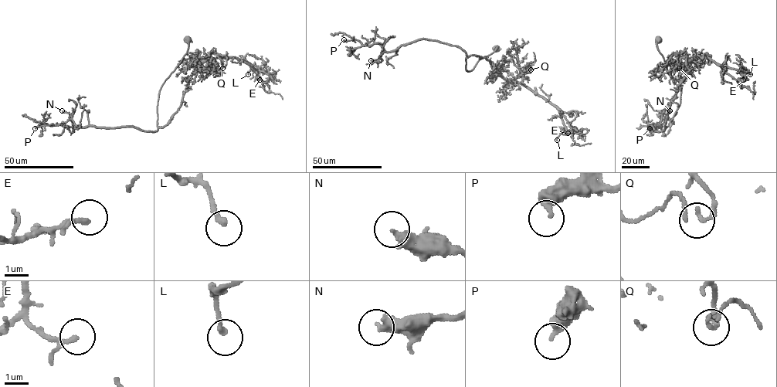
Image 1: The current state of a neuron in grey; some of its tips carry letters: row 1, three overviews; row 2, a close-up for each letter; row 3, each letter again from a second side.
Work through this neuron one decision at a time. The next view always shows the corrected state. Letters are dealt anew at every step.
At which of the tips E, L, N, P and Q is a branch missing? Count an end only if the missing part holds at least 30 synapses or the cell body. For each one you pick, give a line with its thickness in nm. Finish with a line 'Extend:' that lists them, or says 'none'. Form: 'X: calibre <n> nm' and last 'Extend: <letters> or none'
N: calibre 440 nm
Extend: N

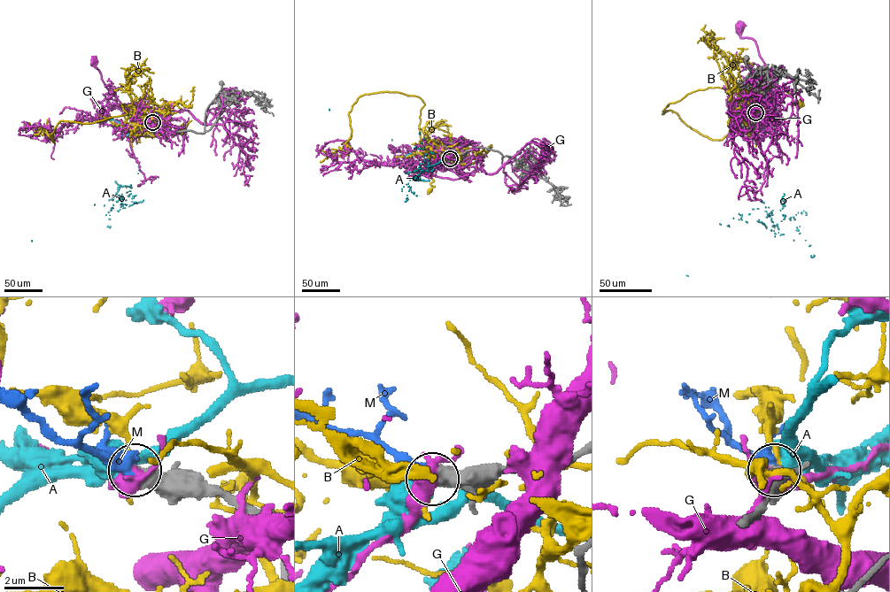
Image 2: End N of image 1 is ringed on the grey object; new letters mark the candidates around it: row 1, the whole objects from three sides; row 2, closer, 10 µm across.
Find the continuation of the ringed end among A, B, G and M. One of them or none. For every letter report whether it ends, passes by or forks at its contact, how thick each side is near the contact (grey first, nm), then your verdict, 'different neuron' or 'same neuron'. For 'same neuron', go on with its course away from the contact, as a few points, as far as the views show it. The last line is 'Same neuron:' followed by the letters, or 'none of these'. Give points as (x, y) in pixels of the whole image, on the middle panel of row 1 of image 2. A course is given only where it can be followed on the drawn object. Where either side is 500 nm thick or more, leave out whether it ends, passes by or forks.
A: 460 nm thick on the grey side, 650 nm on the other; different neuron
B: it passes by; 460 nm thick on the grey side, 110 nm on the other; different neuron
G: 550 nm thick on the grey side, 480 nm on the other; different neuron
M: it ends there; 480 nm thick on the grey side, 440 nm on the other; same neuron
Same neuron: M

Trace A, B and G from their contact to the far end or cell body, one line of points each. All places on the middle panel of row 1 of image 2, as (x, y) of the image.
A: (450, 159), (438, 165), (426, 162), (435, 162), (423, 163), (425, 154), (421, 149), (391, 140), (328, 110)
B: (450, 159), (445, 158), (439, 152), (432, 155), (429, 169), (433, 180), (430, 184), (434, 186), (429, 190)
G: (450, 158), (445, 164), (437, 165), (428, 173), (419, 172), (406, 167), (395, 157), (391, 147)

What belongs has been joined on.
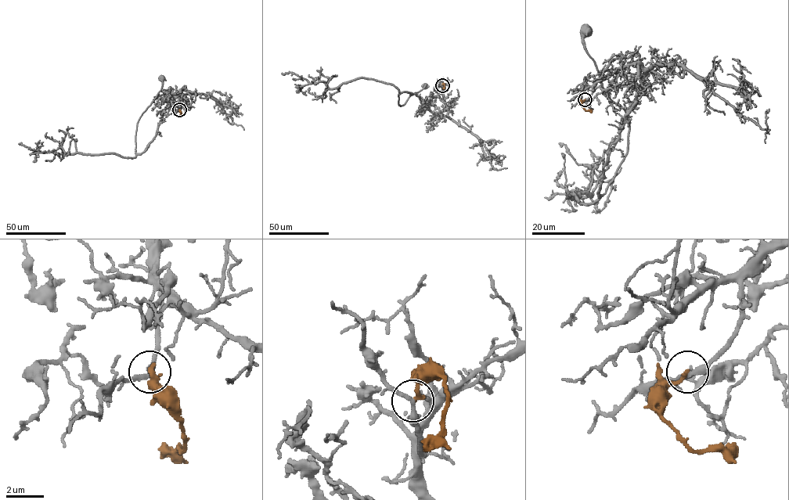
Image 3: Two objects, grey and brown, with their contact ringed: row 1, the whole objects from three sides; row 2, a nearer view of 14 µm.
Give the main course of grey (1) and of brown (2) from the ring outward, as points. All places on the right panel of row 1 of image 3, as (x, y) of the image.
1: (585, 99), (627, 66), (643, 70), (601, 195), (626, 153), (628, 116), (602, 86), (586, 30)
2: (585, 99), (581, 106), (592, 111)

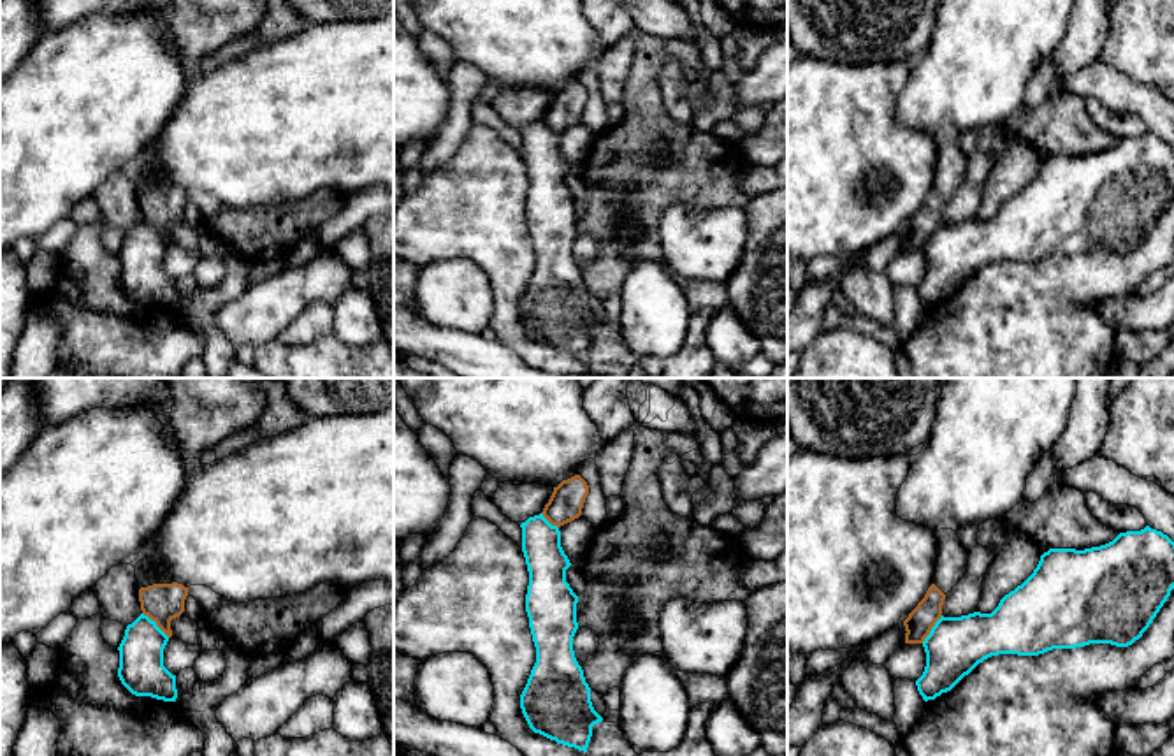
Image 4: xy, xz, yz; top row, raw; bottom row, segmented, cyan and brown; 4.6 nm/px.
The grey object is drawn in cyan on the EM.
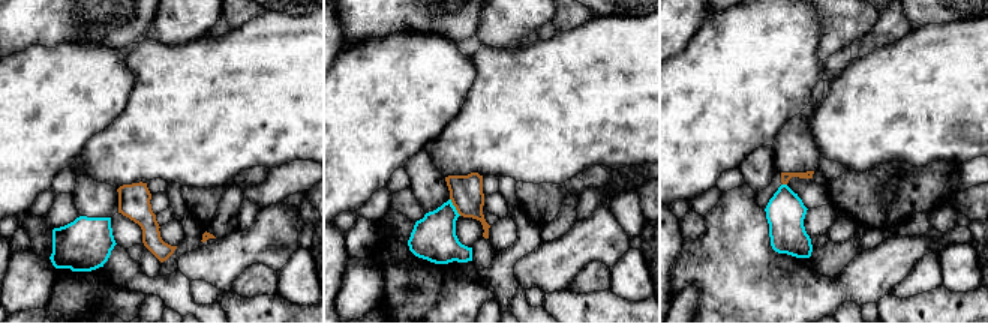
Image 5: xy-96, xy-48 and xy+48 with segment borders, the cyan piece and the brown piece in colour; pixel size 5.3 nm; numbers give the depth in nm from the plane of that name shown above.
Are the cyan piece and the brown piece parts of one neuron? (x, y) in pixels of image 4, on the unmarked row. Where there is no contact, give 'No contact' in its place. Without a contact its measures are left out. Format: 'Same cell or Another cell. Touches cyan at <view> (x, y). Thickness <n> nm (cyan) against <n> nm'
Another cell. Touches cyan at xy (155, 231). Thickness 220 nm (cyan) against 180 nm

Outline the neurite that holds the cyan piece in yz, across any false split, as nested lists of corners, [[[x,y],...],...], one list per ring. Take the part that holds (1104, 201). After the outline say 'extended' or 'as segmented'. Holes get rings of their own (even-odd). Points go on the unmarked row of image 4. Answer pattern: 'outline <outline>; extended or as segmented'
outline [[[1146,132],[1084,156],[1049,155],[1033,179],[991,220],[940,223],[924,244],[926,273],[916,287],[924,308],[951,297],[979,269],[998,260],[1039,262],[1090,250],[1128,253],[1149,234],[1174,195],[1174,148]]]; as segmented

